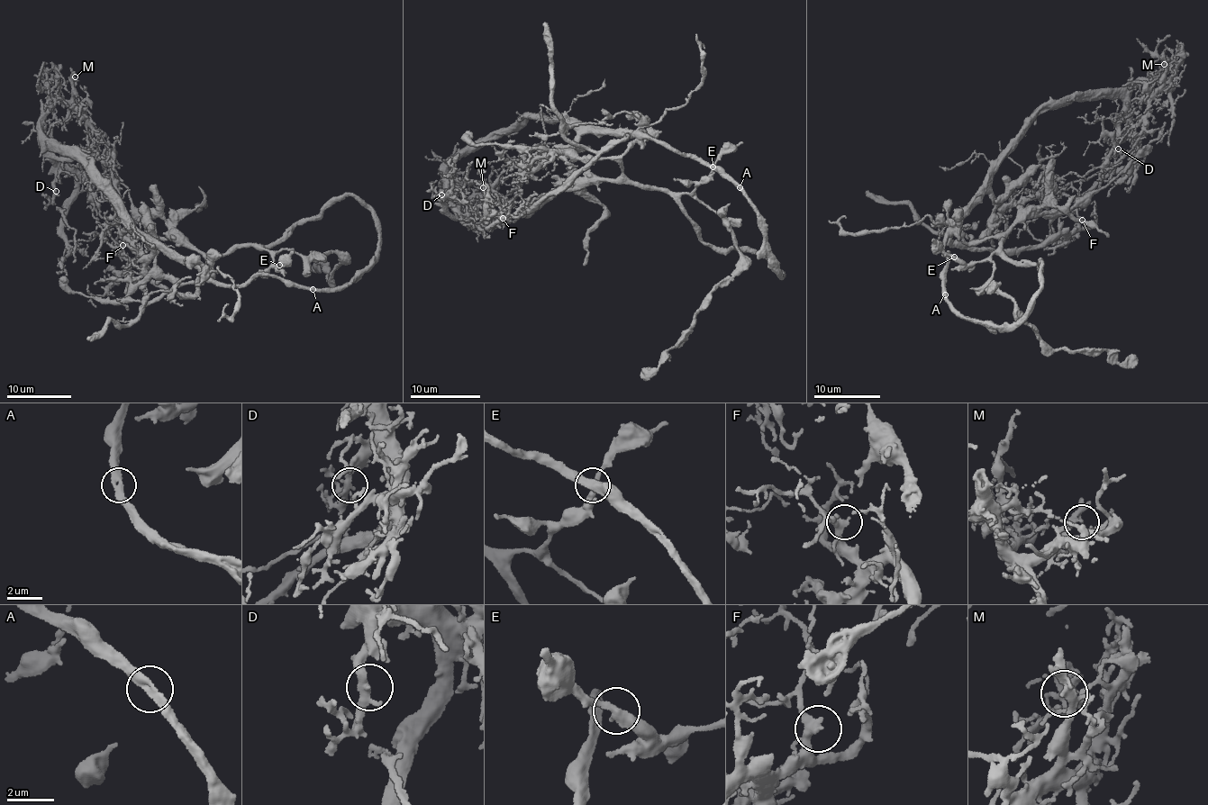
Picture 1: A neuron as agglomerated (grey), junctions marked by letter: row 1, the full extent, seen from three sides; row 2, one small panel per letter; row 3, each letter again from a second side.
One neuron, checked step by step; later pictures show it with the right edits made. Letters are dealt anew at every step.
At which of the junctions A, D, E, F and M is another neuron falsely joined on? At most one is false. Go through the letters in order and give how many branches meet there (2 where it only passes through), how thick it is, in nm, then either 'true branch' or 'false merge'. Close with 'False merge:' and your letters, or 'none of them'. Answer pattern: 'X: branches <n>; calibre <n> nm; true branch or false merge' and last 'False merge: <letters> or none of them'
A: branches 2; calibre 340 nm; true branch
D: branches 2; calibre 360 nm; true branch
E: branches 2; calibre 360 nm; true branch
F: branches 2; calibre 340 nm; true branch
M: branches 2; calibre 300 nm; true branch
False merge: none of them

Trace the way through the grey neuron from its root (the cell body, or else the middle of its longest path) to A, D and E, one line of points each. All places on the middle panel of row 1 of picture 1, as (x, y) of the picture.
A: (614, 180), (622, 174), (622, 155), (643, 137), (664, 141), (702, 158), (707, 165), (719, 167), (740, 187)
D: (614, 180), (589, 179), (571, 188), (561, 188), (519, 219), (499, 224), (460, 213), (441, 194)
E: (614, 180), (688, 194), (709, 175), (712, 167)

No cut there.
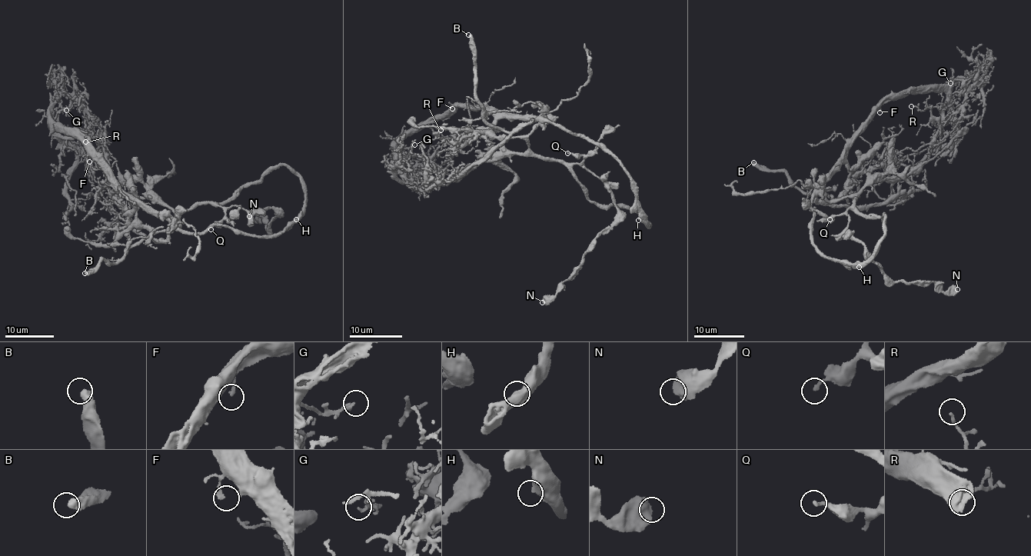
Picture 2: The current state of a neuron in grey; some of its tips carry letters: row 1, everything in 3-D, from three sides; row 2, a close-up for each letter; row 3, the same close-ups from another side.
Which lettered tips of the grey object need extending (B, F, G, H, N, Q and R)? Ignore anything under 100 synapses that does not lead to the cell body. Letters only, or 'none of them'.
B

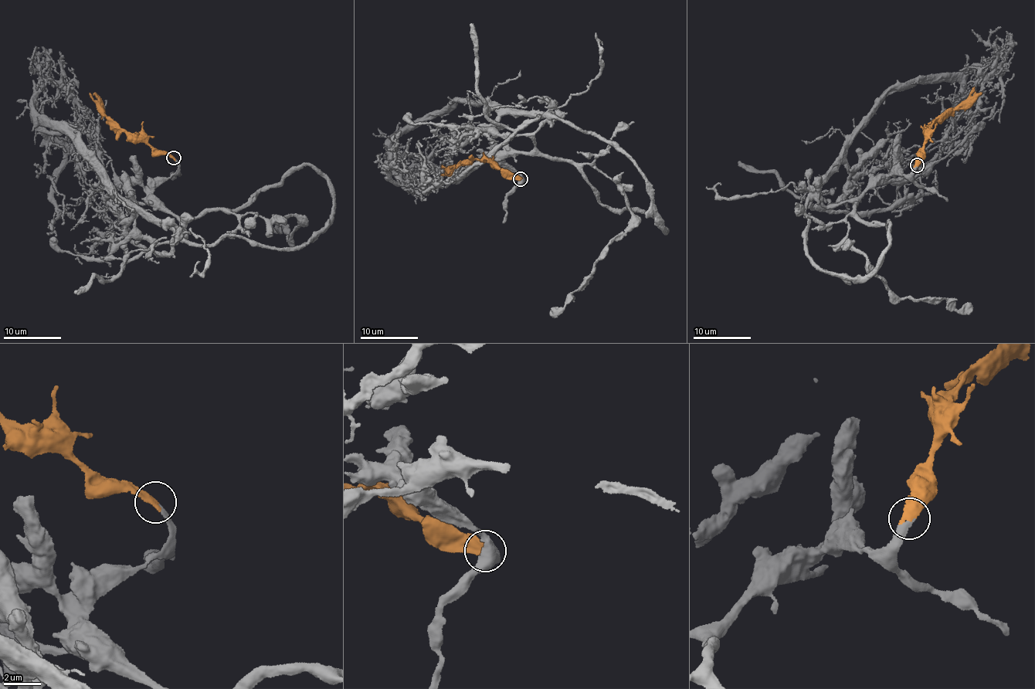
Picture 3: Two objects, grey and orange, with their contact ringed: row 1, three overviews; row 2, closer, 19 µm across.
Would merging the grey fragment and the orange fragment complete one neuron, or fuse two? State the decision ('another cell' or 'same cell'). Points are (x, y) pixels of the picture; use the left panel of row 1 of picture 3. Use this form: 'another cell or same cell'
same cell

